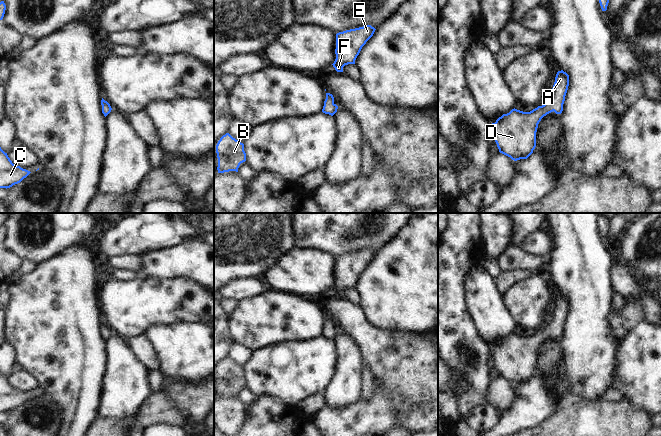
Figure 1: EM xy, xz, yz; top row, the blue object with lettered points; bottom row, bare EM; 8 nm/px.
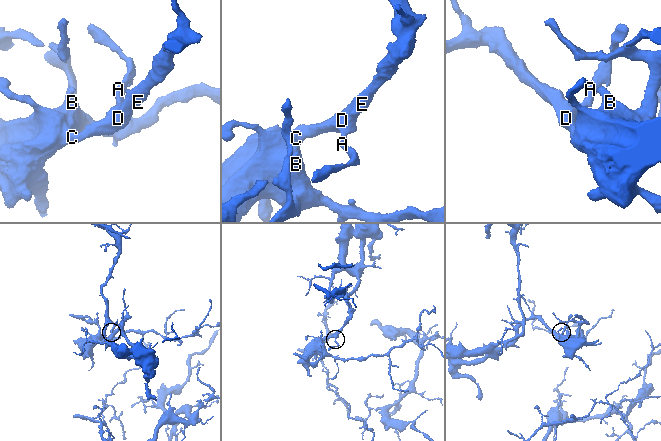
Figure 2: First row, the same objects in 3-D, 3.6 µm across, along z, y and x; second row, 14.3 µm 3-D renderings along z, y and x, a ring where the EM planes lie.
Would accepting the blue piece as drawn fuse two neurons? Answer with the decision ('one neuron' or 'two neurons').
one neuron

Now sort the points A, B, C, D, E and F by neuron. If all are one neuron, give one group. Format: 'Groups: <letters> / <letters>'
Groups: A B C D E F

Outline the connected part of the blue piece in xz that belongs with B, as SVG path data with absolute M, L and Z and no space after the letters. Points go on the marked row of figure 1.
M229 133L223 135L216 145L218 173L238 172L241 163L246 161L244 144L233 138Z

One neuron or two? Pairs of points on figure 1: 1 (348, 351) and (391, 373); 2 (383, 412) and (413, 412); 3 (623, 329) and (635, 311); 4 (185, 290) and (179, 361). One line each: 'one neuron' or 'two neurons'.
1: two neurons
2: two neurons
3: one neuron
4: two neurons

